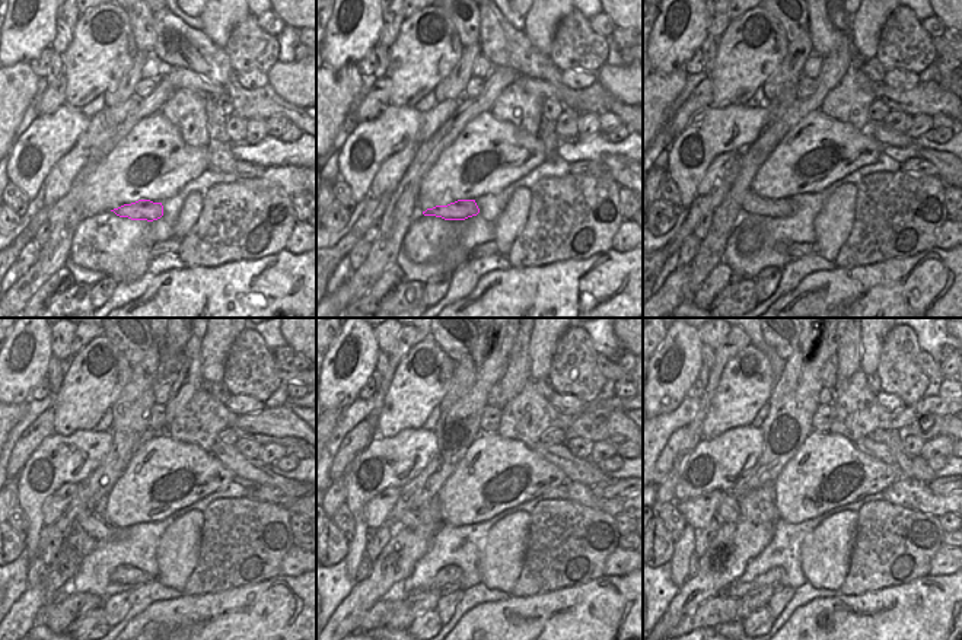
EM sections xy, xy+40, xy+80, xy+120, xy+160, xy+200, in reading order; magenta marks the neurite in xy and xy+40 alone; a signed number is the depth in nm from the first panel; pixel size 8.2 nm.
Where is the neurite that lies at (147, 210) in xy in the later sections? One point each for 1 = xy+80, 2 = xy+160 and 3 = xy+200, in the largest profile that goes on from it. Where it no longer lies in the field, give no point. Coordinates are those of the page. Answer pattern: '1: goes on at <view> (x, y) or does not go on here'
1: goes on at xy+80 (752, 203)
2: goes on at xy+160 (400, 502)
3: goes on at xy+200 (726, 494)

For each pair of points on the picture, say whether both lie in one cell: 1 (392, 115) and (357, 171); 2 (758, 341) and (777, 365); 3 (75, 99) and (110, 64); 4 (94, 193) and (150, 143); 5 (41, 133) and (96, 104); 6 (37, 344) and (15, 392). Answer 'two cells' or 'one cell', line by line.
1: one cell
2: one cell
3: one cell
4: one cell
5: two cells
6: one cell

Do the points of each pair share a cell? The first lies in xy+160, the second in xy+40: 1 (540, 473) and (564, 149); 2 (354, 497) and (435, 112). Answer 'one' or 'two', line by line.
1: two
2: one

